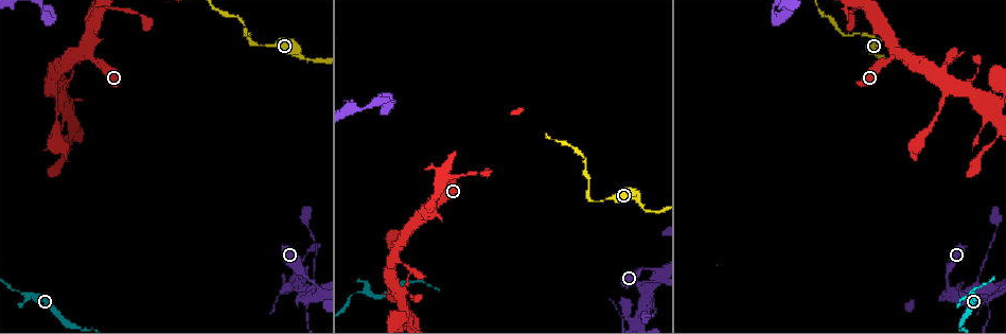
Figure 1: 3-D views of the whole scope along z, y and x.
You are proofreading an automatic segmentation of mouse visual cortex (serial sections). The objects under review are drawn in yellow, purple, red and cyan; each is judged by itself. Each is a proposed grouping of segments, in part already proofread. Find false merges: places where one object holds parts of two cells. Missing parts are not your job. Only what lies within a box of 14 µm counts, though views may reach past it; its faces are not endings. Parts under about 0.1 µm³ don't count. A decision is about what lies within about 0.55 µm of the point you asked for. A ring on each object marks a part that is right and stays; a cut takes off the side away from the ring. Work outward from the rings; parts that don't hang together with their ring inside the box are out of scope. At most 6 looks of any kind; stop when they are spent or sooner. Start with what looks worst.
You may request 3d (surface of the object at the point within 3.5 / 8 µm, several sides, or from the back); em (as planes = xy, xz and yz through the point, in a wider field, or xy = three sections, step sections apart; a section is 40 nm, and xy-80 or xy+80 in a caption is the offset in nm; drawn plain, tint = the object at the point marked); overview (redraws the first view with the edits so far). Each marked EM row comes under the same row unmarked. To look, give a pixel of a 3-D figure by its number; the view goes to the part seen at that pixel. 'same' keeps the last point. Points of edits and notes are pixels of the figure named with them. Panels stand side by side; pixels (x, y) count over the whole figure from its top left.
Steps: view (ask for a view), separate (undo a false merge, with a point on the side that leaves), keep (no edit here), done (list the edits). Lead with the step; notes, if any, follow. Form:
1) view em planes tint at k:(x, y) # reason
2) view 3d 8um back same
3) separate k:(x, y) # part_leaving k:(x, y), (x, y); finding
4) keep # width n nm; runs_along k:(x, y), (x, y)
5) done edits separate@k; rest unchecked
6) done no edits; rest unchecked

view 3d 8um at 1:(589, 201) # abrupt turn

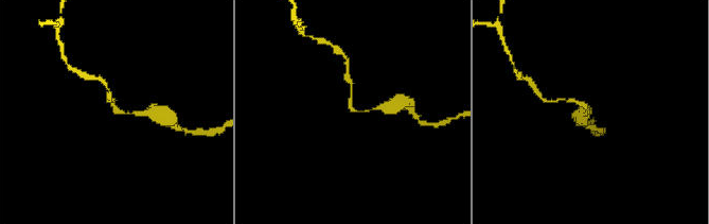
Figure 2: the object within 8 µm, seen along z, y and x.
view 3d 3.5um at 2:(117, 110)

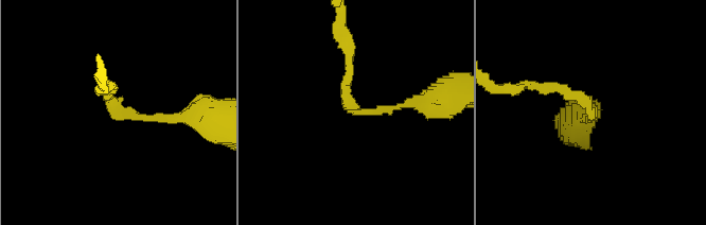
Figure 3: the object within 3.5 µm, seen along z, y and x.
view em planes tint at 3:(353, 105) # arm_widths 100, 150 nm; shape alone is not enough

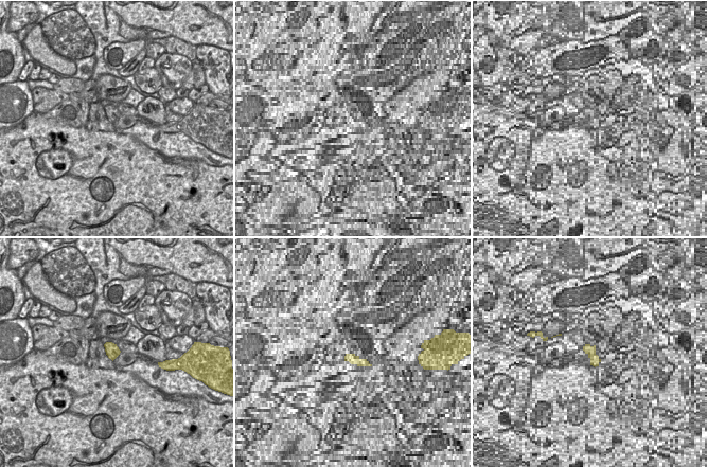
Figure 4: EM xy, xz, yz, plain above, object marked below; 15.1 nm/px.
keep # runs_along 3:(422, 104), (356, 109), (347, 98), (347, 47); continuous, no second cell

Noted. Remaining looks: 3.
view 3d 8um at 1:(18, 292) # thin neck

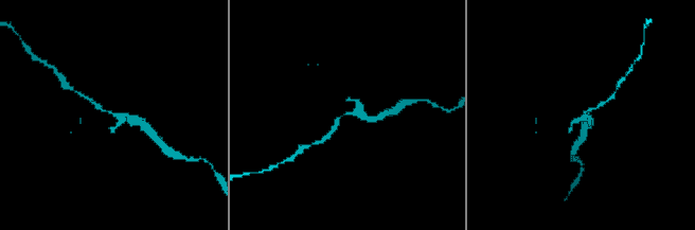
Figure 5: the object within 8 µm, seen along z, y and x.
view 3d 3.5um at 5:(583, 112)

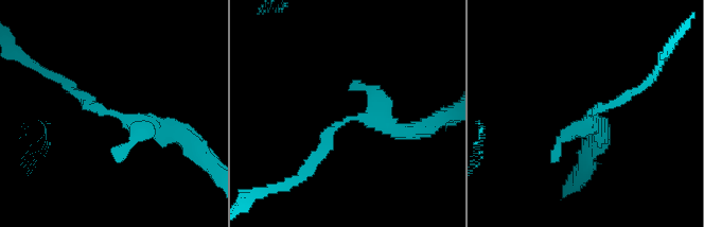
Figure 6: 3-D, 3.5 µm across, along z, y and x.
view em xy step 1 tint at 6:(113, 113)

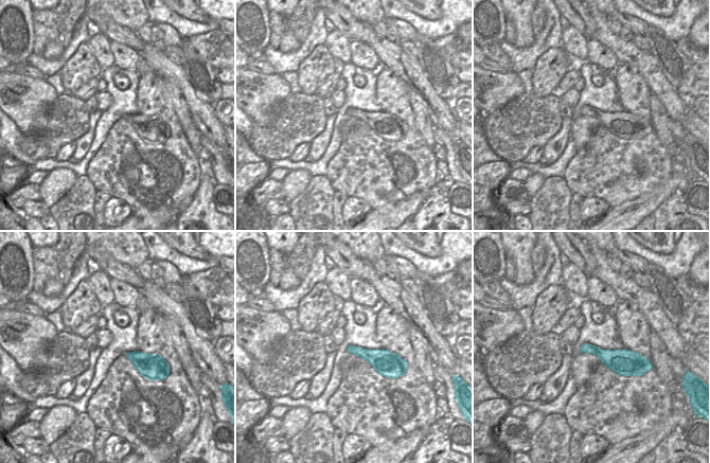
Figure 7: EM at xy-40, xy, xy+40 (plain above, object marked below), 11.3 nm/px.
keep # runs_along 6:(178, 135), (90, 108), (71, 89); one cell here

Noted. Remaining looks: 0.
done no edits; rest unchecked

